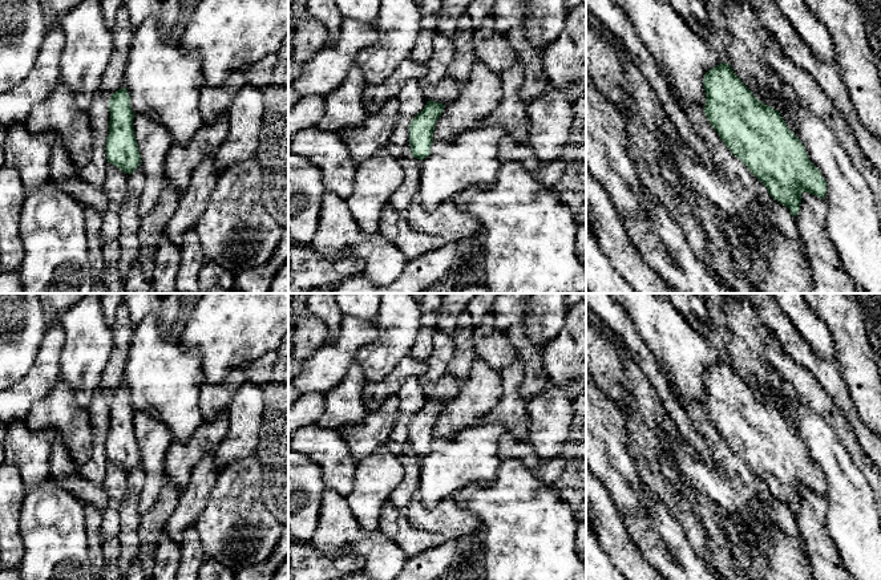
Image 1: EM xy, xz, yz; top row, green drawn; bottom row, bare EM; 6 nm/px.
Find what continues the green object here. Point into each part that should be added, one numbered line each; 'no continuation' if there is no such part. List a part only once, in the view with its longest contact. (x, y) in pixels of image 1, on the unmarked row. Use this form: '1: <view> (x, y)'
1: xz (447, 388)

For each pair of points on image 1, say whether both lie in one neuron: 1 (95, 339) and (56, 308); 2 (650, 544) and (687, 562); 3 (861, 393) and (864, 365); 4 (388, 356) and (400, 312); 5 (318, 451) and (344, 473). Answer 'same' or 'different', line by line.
1: different
2: same
3: same
4: same
5: same

